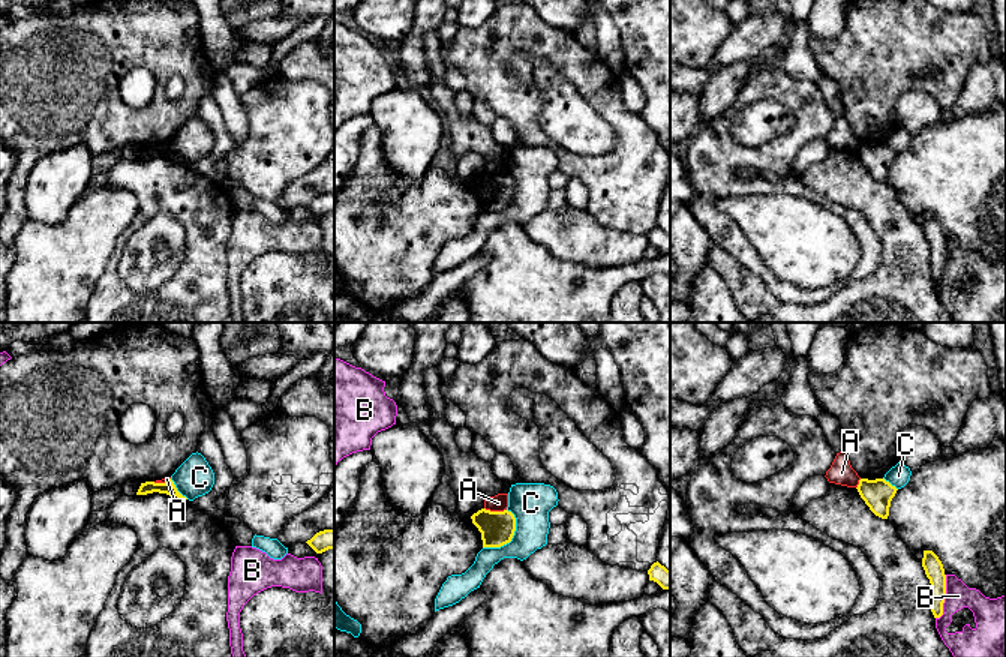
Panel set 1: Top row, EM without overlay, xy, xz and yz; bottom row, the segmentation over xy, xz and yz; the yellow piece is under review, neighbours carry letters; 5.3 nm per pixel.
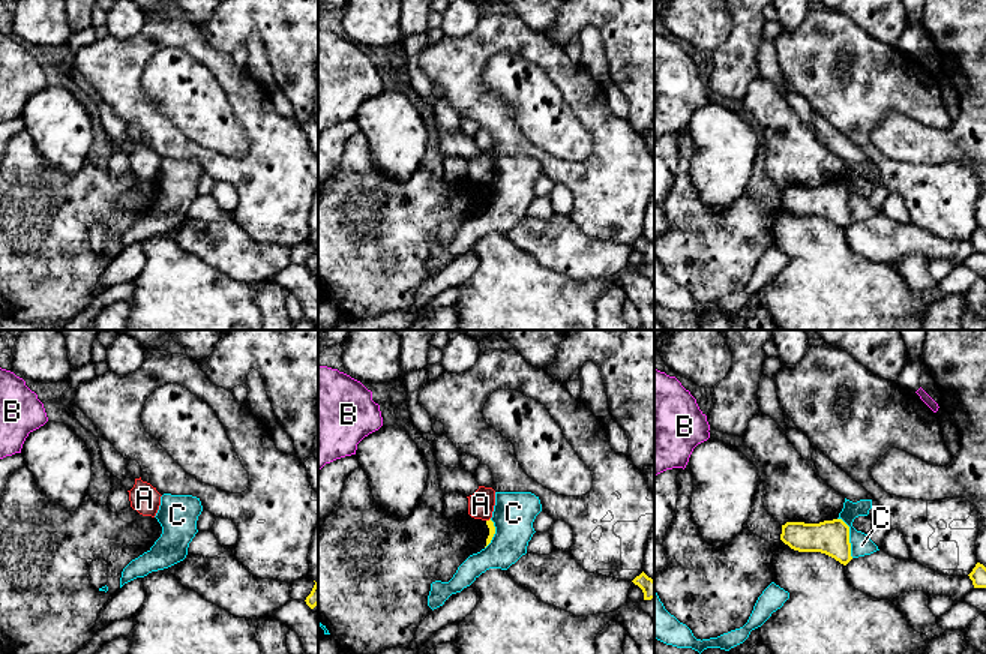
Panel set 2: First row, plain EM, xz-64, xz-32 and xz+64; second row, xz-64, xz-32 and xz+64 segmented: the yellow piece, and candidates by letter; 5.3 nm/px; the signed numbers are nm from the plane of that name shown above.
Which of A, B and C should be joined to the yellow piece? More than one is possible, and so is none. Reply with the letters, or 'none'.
none

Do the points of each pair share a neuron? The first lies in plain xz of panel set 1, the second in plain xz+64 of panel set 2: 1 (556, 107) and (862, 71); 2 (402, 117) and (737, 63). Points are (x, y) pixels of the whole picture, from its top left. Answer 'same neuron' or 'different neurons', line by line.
1: different neurons
2: different neurons

